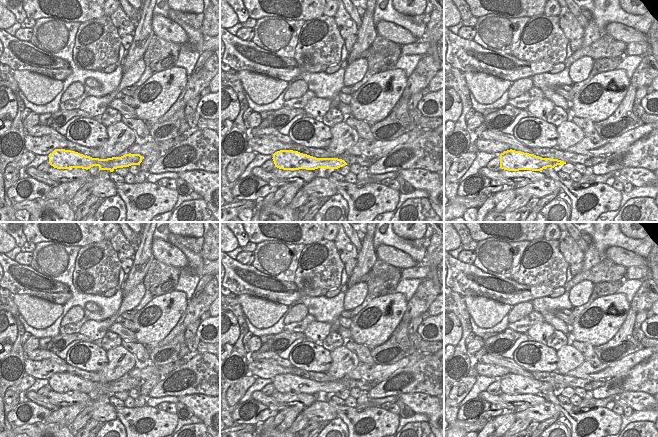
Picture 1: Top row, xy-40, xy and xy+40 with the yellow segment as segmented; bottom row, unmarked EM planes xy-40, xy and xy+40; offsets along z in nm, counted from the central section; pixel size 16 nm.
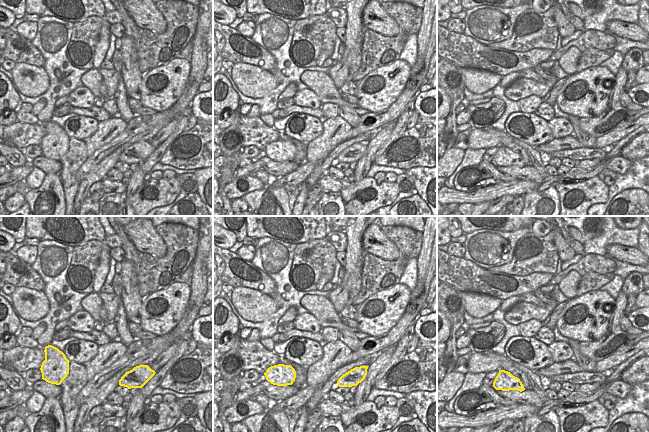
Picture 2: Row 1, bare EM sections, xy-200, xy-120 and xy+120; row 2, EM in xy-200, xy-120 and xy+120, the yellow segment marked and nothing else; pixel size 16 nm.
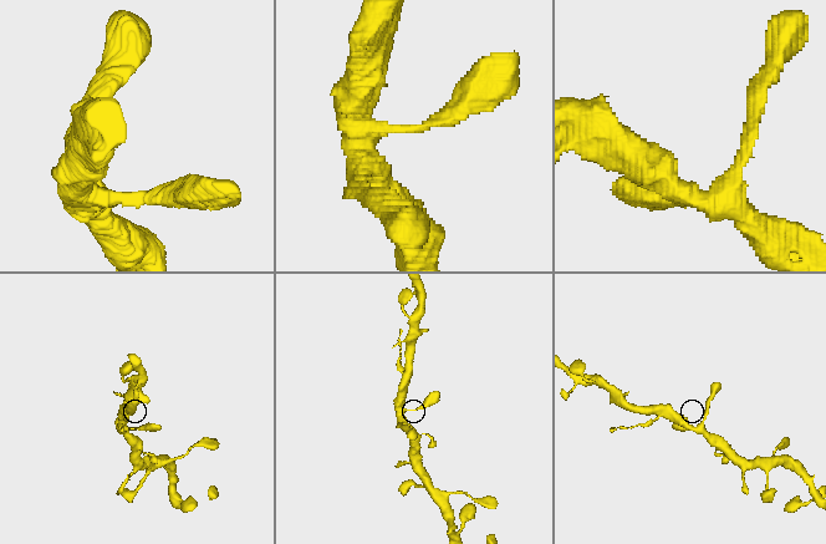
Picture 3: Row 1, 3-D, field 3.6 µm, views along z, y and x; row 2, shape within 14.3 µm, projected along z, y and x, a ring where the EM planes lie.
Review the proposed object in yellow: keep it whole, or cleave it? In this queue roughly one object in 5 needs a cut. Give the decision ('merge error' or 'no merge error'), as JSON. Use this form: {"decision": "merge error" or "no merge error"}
{"decision": "no merge error"}

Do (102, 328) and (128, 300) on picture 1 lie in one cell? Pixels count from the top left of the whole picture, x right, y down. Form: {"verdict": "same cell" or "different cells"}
{"verdict": "same cell"}

